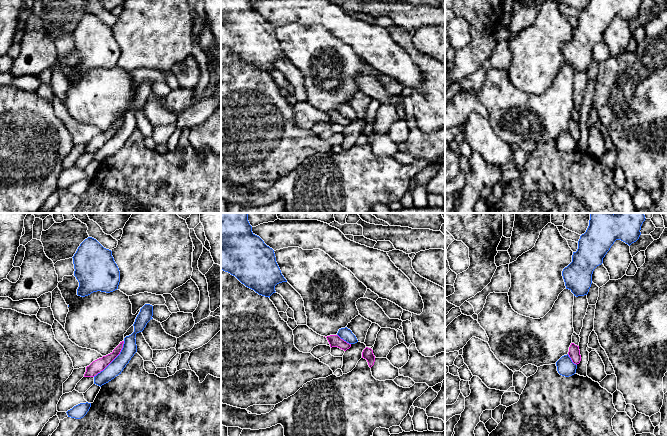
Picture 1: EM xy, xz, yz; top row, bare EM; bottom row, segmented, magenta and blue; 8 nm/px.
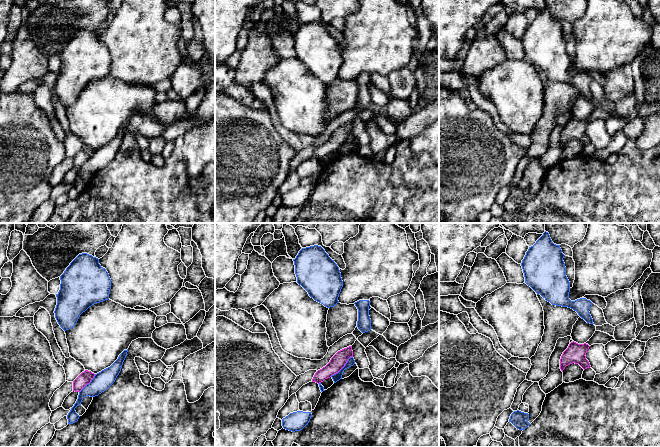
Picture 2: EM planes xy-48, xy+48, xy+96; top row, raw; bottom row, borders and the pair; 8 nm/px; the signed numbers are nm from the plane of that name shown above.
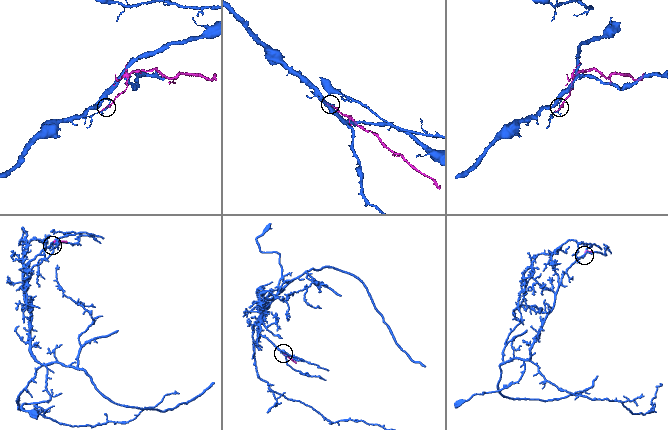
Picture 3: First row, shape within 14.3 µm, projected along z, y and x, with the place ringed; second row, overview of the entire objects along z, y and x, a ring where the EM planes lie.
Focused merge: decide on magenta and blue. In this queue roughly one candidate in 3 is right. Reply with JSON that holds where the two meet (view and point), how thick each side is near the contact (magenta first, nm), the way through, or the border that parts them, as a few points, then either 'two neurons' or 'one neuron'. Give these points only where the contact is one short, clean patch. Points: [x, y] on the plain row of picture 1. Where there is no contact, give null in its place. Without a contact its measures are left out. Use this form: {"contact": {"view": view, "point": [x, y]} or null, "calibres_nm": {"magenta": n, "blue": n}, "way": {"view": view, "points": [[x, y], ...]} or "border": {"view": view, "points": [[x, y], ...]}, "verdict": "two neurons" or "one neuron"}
{"contact": {"view": "xy", "point": [112, 136]}, "calibres_nm": {"magenta": 100, "blue": 120}, "verdict": "two neurons"}

